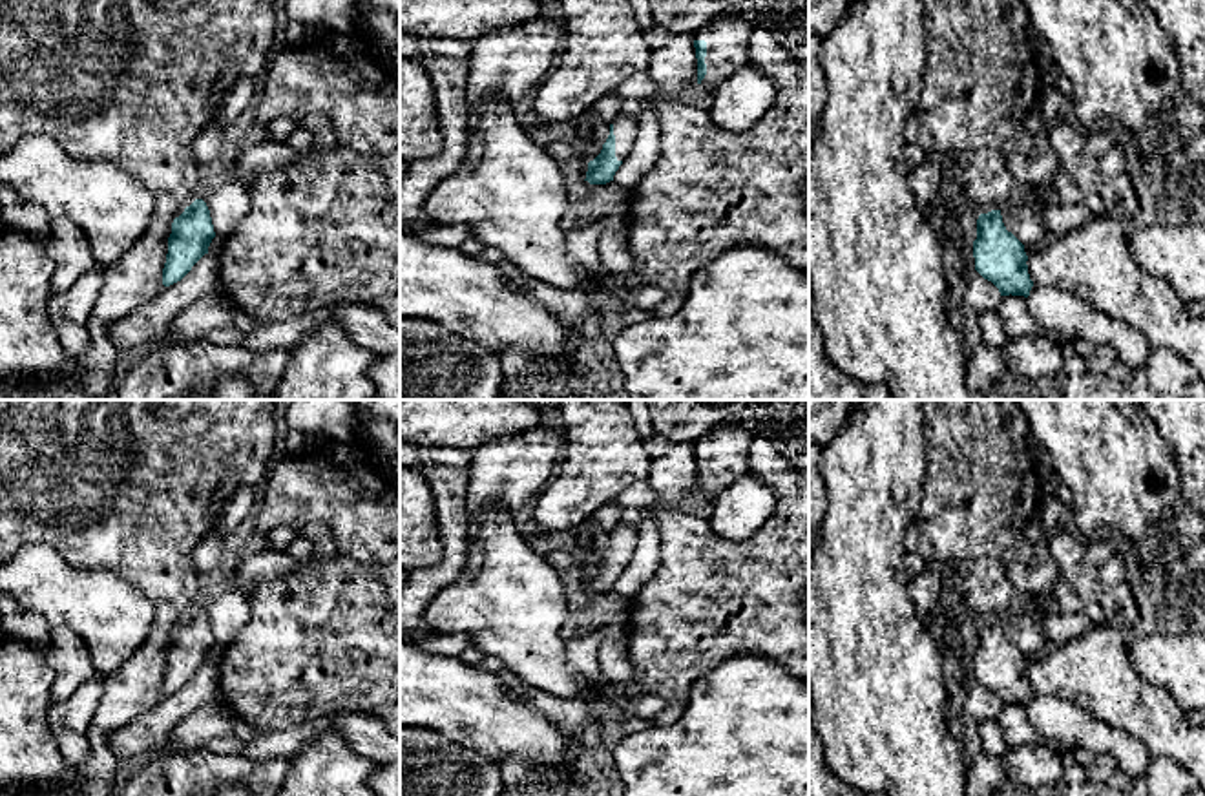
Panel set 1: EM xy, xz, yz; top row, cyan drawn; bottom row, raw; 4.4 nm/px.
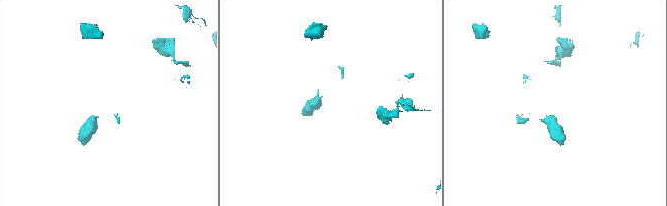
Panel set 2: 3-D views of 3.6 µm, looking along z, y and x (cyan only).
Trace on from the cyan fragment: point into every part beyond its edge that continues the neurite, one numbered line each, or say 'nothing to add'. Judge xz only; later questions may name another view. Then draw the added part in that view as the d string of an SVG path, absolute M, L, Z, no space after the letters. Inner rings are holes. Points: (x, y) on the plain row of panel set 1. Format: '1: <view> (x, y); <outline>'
1: xz (727, 448); M745 422L739 425L716 427L690 444L692 449L707 451L707 484L701 489L705 500L714 500L736 480L752 475L749 467L752 438L752 427Z

